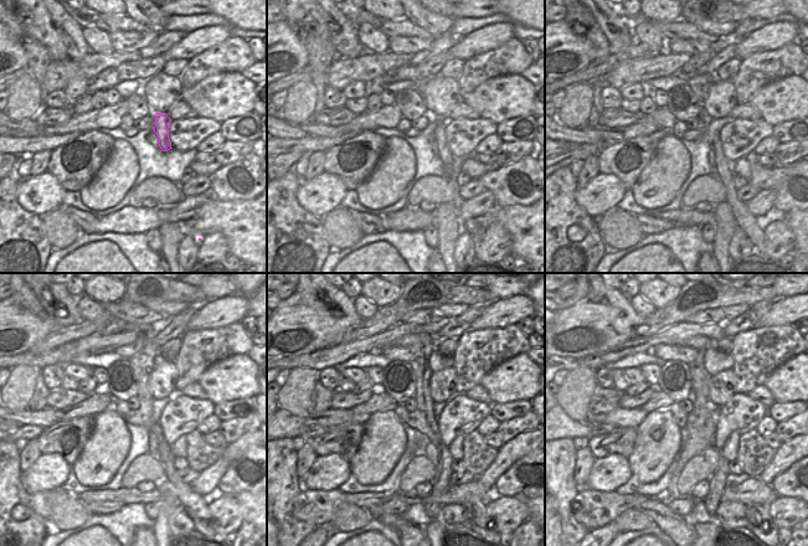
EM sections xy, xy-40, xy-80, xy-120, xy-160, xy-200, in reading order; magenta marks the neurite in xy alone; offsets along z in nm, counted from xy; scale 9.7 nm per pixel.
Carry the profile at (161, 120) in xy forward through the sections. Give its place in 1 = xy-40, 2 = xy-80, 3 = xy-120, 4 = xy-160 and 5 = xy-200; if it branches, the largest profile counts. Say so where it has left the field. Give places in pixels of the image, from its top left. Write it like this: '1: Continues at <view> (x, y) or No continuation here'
1: Continues at xy-40 (441, 140)
2: Continues at xy-80 (746, 221)
3: Continues at xy-120 (194, 503)
4: Continues at xy-160 (482, 523)
5: Continues at xy-200 (758, 520).

